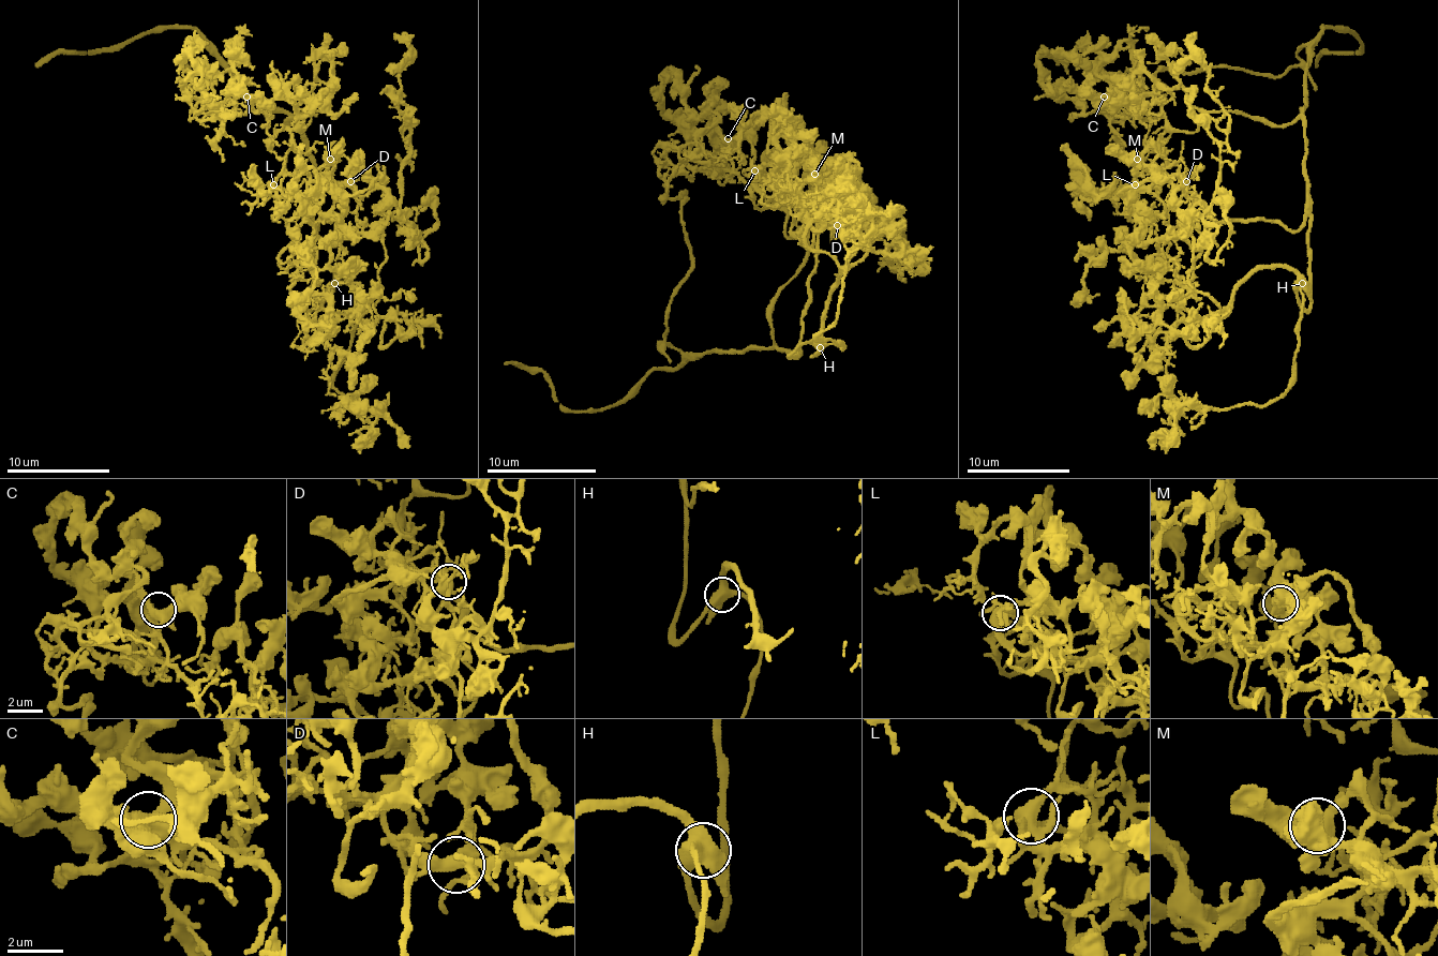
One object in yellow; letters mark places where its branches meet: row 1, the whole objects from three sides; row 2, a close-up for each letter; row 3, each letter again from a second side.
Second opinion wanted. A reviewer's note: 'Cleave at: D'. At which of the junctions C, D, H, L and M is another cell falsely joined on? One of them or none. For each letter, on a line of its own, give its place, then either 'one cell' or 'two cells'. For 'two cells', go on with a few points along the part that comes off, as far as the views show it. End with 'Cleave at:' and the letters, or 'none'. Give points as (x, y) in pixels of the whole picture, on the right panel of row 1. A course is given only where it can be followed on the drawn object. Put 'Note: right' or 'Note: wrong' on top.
Note: wrong
C: (1104, 96) | one cell
D: (1186, 181) | one cell
H: (1302, 283) | one cell
L: (1135, 184) | one cell
M: (1137, 159) | one cell
Cleave at: none

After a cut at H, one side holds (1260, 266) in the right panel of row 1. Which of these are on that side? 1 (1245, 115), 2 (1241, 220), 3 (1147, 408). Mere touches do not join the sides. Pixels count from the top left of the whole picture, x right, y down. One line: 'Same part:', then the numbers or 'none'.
Same part: none

